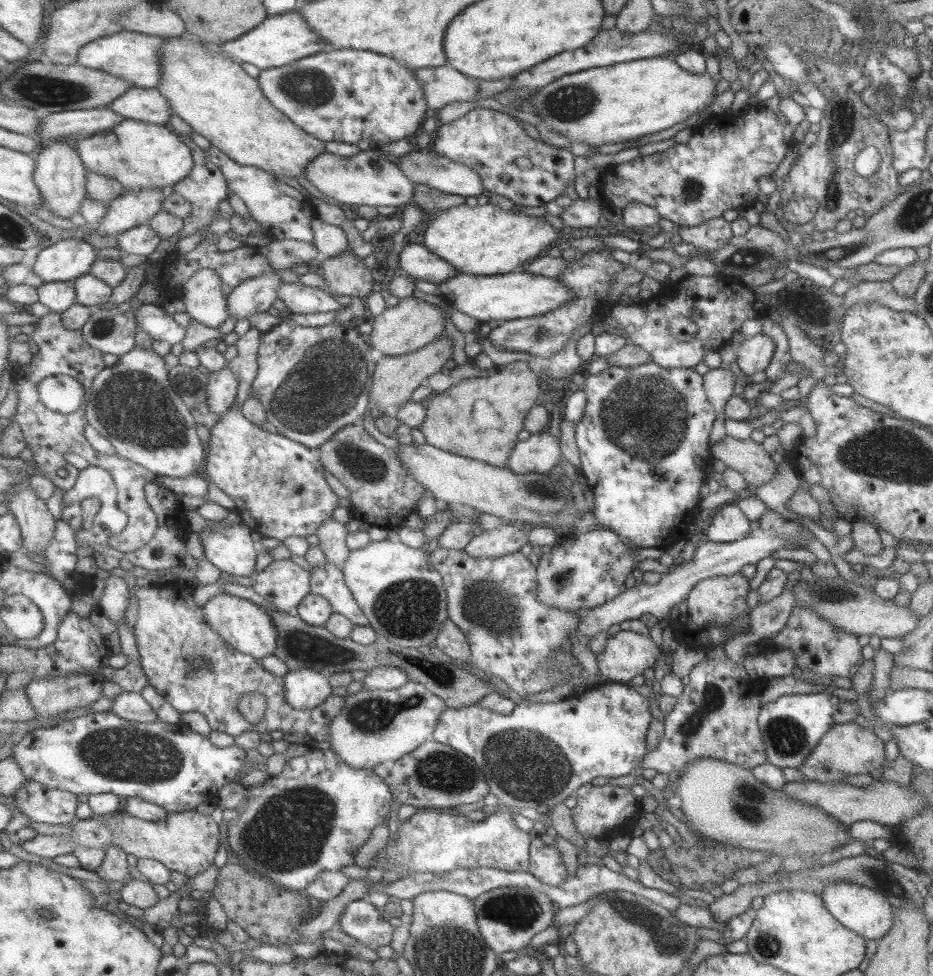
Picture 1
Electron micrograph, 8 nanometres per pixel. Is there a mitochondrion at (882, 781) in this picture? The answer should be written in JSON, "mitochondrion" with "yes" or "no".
{"mitochondrion":"no"}

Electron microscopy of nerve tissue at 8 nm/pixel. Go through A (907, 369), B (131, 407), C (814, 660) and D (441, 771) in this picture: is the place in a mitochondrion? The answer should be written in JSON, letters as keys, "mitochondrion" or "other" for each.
{"A":"other","B":"mitochondrion","C":"other","D":"mitochondrion"}

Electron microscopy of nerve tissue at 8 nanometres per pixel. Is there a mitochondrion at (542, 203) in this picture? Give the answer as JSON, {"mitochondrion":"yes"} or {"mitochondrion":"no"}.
{"mitochondrion":"no"}

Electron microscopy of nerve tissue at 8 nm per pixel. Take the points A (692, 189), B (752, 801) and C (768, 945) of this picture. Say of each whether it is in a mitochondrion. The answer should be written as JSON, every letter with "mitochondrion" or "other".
{"A":"mitochondrion","B":"mitochondrion","C":"mitochondrion"}

